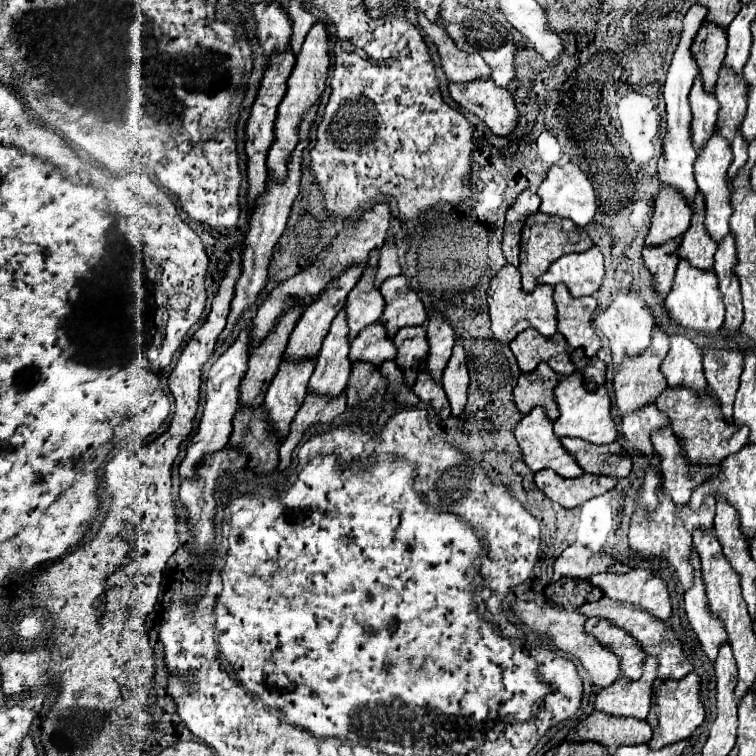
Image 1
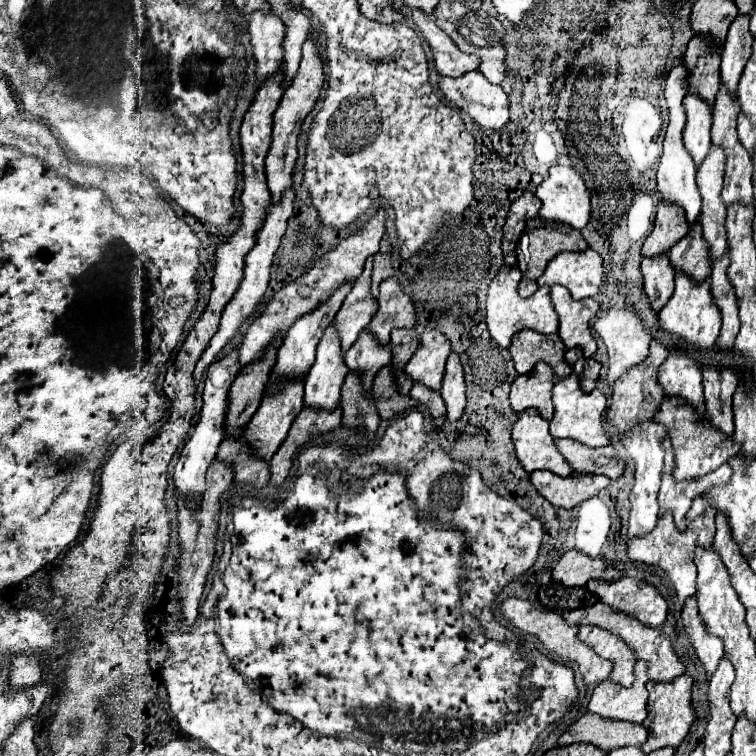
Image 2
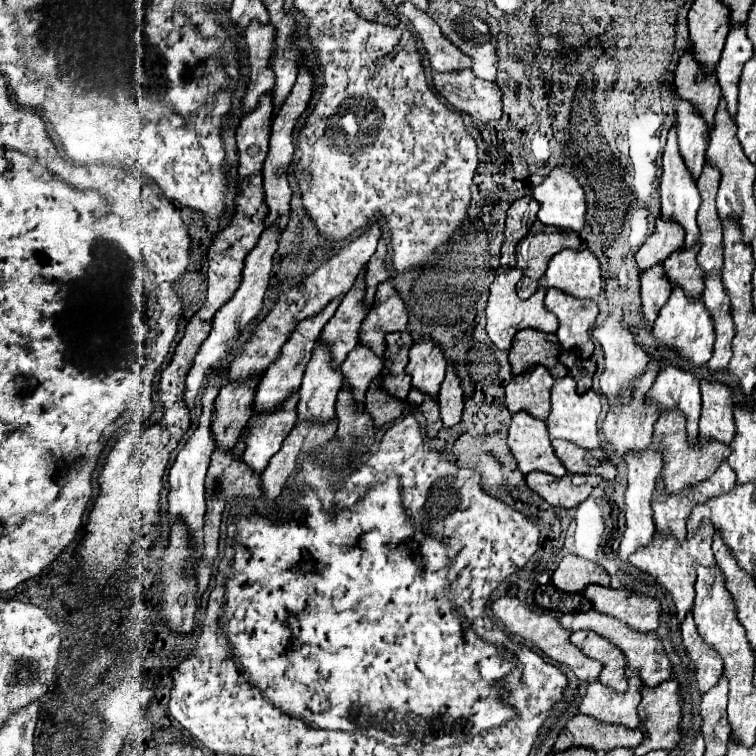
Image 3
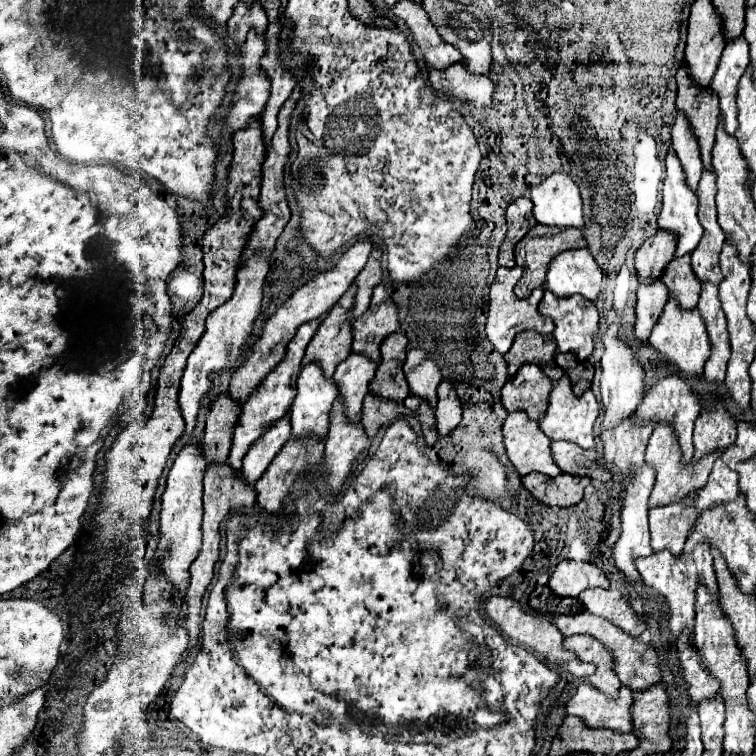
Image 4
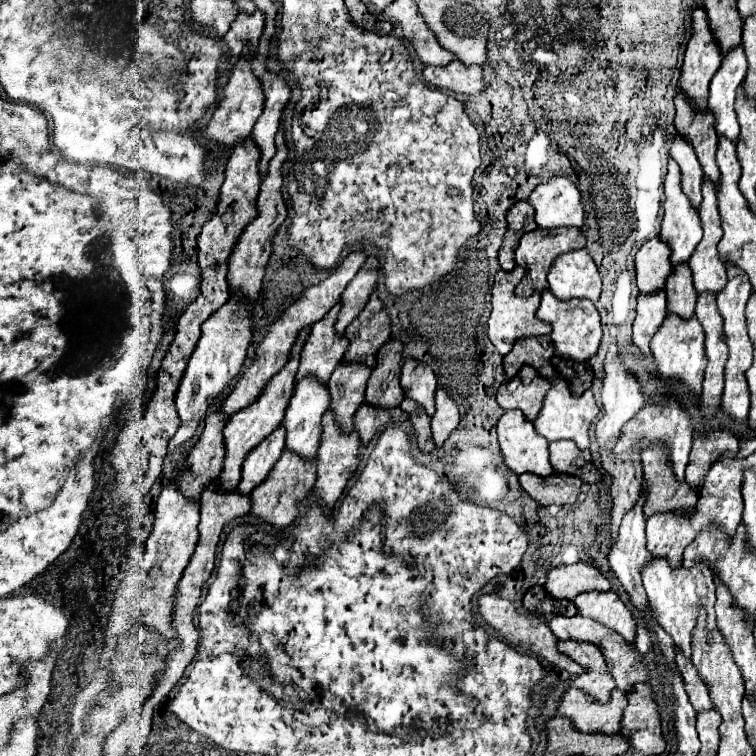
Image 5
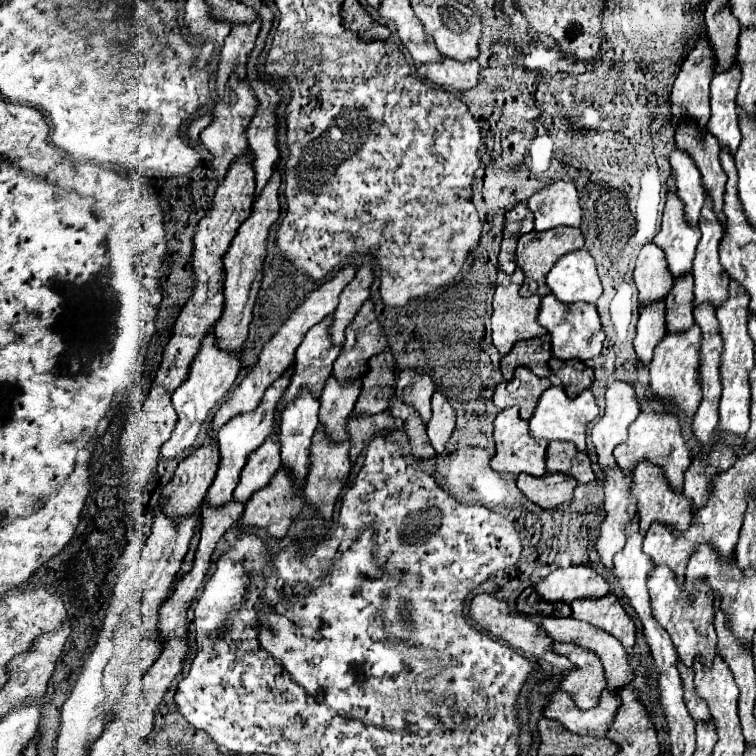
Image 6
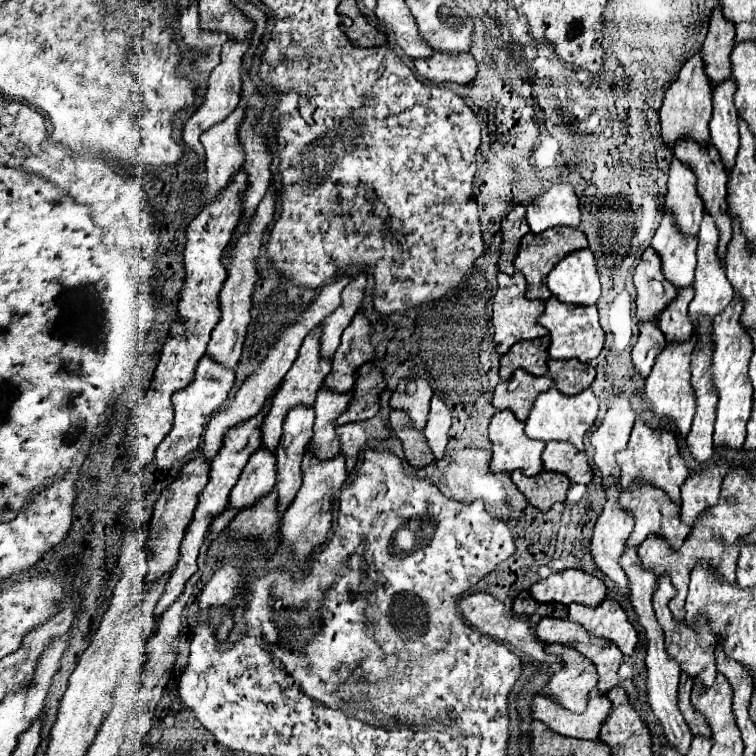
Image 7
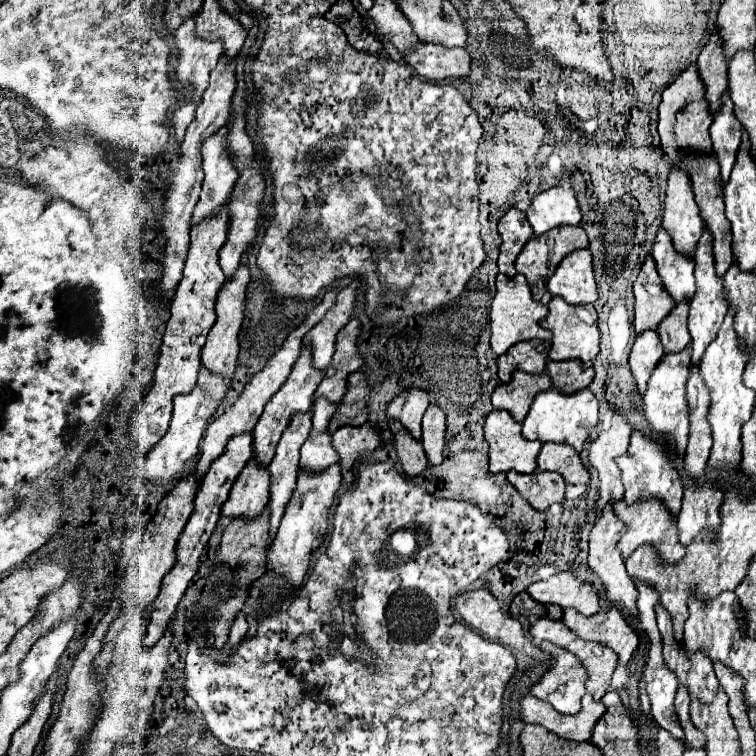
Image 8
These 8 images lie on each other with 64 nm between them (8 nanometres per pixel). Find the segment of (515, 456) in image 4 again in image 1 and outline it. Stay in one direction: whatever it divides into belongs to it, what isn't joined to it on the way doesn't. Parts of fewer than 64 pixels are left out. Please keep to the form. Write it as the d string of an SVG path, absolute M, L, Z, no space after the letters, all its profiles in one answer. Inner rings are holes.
M532 408L516 426L514 436L524 456L524 464L532 470L552 468L564 478L574 478L582 474L582 468L572 460L572 456L562 448L560 438L552 430L552 422L544 416L542 408Z

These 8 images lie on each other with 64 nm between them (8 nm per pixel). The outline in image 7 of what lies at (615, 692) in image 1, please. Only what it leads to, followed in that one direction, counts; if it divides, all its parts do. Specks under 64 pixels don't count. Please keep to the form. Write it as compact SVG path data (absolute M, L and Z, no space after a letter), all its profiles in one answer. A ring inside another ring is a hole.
M592 692L592 696L588 696L588 708L582 714L564 710L548 696L534 696L530 716L532 720L540 720L548 724L548 728L554 728L554 732L562 736L580 738L580 740L596 740L600 726L610 714L610 708L612 708L610 700L598 692Z

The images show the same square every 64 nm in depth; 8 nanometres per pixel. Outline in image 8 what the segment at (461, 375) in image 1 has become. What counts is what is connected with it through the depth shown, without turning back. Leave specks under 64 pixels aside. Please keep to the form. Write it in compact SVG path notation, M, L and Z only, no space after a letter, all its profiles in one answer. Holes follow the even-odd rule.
M430 404L422 420L422 446L428 456L430 466L438 466L442 462L444 430L446 430L444 412L436 404Z

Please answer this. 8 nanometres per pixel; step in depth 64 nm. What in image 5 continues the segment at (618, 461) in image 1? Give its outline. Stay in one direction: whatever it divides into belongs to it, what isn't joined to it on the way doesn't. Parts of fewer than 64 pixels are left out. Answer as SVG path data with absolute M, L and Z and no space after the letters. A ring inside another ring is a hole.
M562 440L562 442L550 442L550 464L554 472L580 476L580 480L594 484L602 480L602 474L592 464L590 450L578 450L576 444Z

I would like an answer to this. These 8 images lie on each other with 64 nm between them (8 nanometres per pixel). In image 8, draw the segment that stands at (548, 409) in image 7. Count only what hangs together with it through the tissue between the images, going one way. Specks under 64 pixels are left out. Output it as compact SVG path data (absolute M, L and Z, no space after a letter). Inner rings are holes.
M554 388L540 392L534 398L534 404L522 422L522 436L526 440L538 442L556 442L556 444L570 444L576 452L582 452L584 442L588 440L592 428L598 424L598 400L596 396L584 388L574 394L562 394Z

